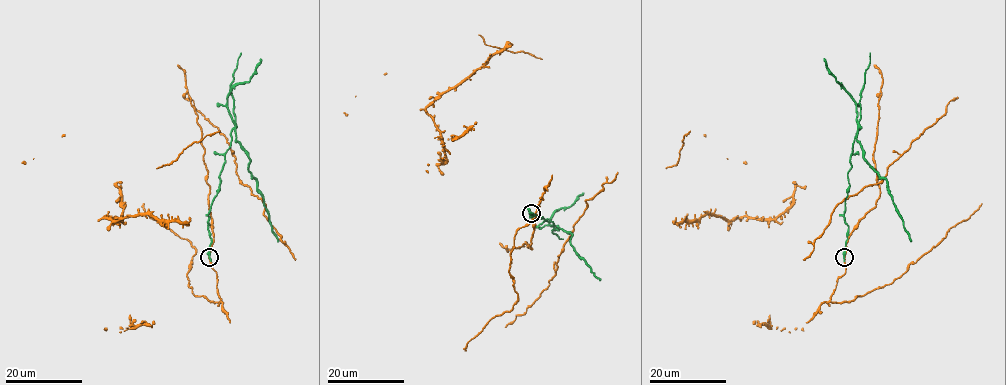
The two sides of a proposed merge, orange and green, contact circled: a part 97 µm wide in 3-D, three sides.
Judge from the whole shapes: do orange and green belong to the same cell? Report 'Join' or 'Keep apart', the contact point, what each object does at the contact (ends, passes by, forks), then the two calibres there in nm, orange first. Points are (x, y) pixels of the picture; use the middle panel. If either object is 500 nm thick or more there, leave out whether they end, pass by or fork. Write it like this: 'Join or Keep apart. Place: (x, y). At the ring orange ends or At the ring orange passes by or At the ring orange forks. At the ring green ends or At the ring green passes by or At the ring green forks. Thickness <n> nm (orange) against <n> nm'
Keep apart. Place: (531, 213). At the ring orange passes by. At the ring green ends. Thickness 200 nm (orange) against 360 nm

